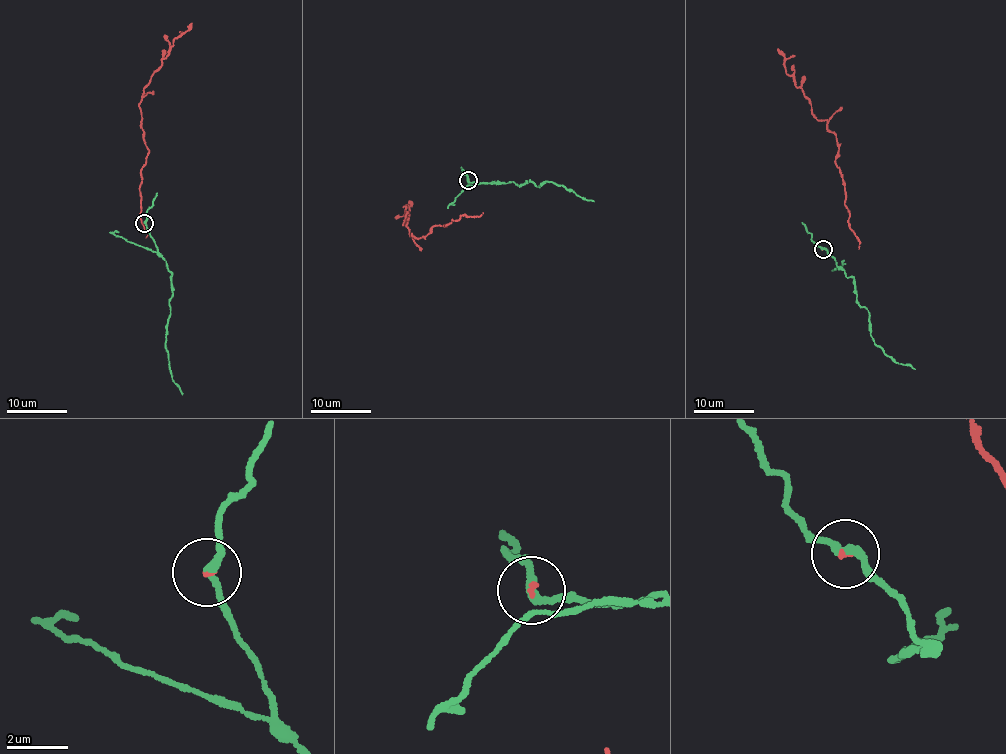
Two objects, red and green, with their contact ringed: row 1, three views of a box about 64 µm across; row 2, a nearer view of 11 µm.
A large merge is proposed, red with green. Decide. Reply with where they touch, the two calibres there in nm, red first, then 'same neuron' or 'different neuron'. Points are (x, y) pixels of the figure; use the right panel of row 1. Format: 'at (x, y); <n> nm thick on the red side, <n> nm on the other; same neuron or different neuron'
at (823, 249); 80 nm thick on the red side, 240 nm on the other; same neuron

